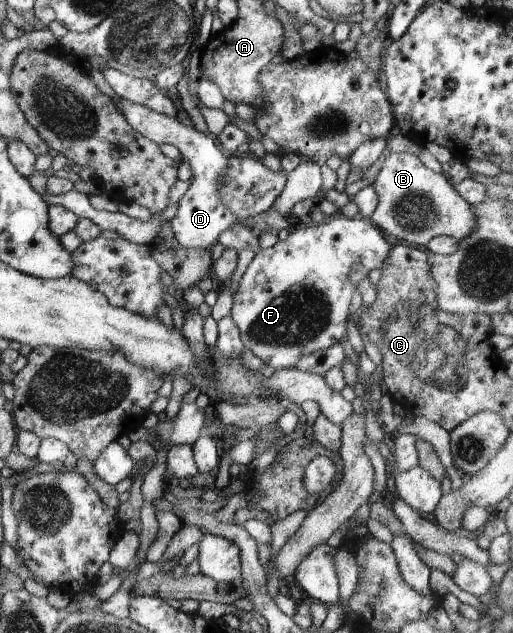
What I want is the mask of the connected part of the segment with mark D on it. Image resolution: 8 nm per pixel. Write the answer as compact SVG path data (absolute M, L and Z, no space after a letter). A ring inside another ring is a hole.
M125 100L120 103L115 102L115 104L135 131L158 146L169 144L176 147L183 160L188 161L192 168L192 177L189 179L190 188L177 202L178 213L168 222L171 225L173 237L183 249L210 250L217 244L222 233L228 232L228 229L234 228L236 225L242 225L256 233L262 233L269 230L280 232L282 229L291 229L297 224L291 219L291 215L283 215L273 208L258 213L256 216L241 218L222 202L220 189L224 186L225 172L228 170L228 161L232 153L224 150L221 146L217 147L212 137L201 133L192 125L184 125L178 121L177 117L155 113L142 105Z

